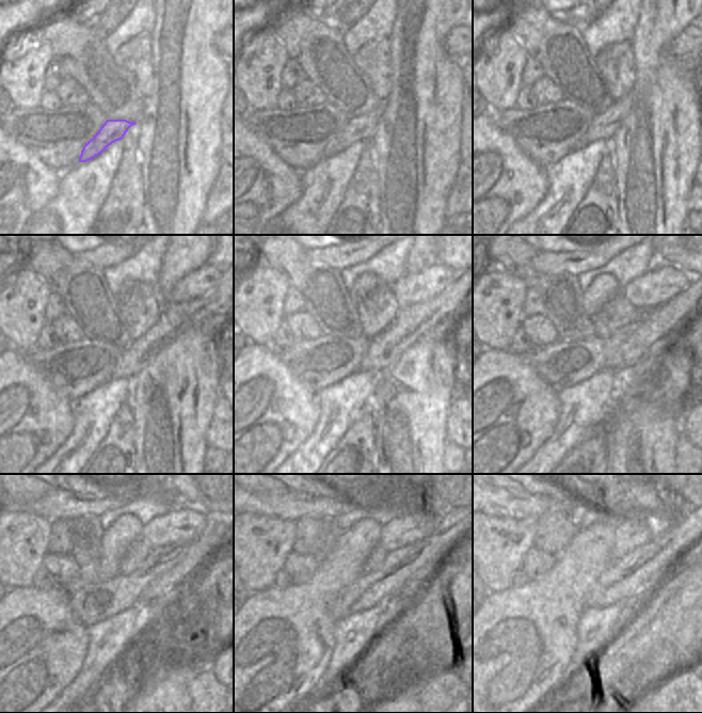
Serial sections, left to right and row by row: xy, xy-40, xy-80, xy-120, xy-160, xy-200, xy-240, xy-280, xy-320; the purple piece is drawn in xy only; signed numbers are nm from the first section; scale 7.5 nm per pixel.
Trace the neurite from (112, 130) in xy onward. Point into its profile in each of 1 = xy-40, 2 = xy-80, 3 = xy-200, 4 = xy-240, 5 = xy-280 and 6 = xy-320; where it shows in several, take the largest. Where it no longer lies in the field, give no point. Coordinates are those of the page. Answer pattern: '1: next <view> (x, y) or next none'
1: next xy-40 (360, 127)
2: next xy-80 (603, 125)
3: next xy-200 (643, 342)
4: next xy-240 (171, 583)
5: next xy-280 (419, 577)
6: next xy-320 (650, 588)

